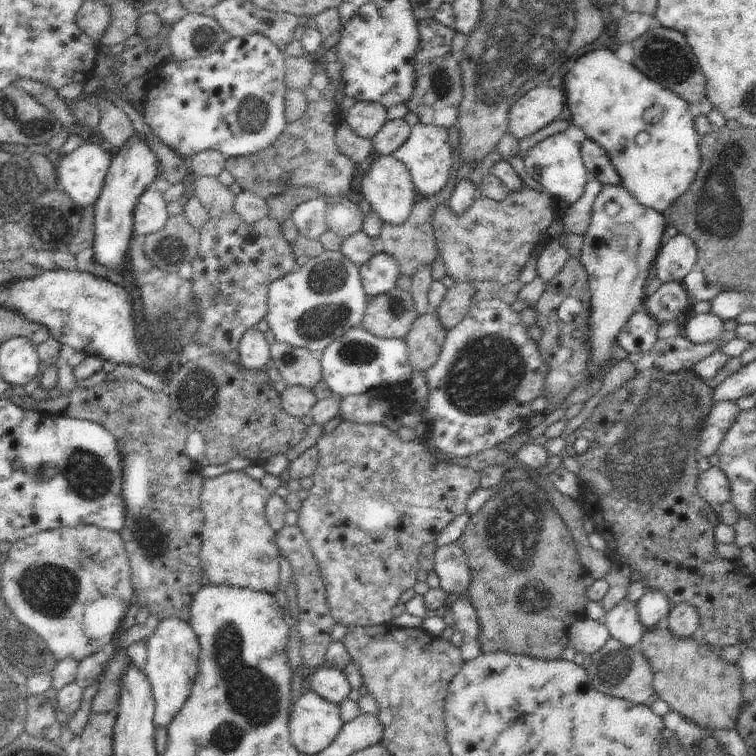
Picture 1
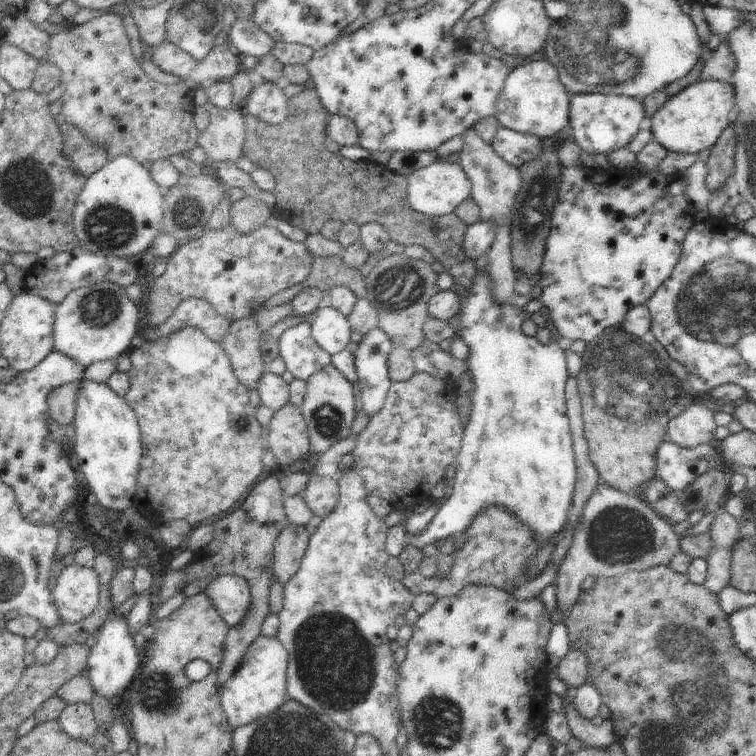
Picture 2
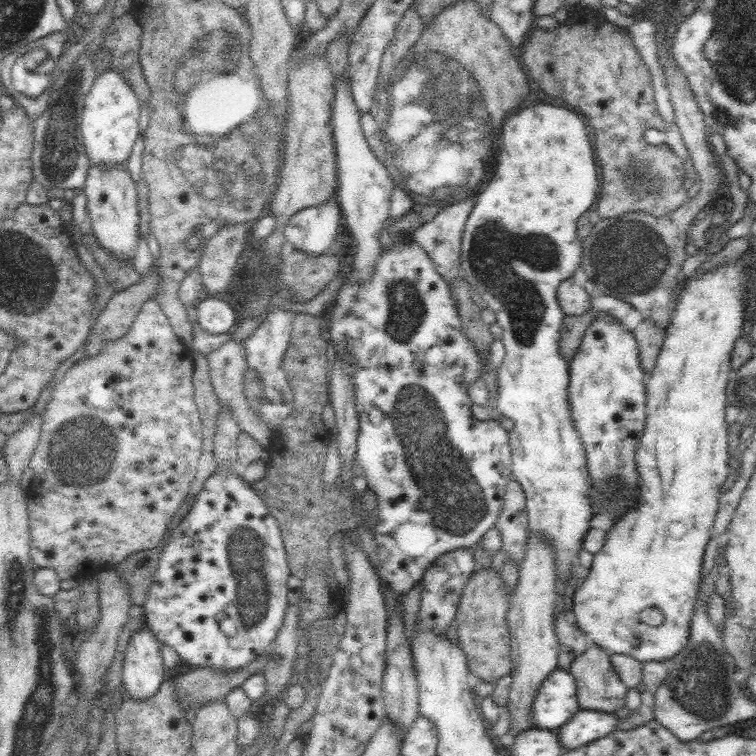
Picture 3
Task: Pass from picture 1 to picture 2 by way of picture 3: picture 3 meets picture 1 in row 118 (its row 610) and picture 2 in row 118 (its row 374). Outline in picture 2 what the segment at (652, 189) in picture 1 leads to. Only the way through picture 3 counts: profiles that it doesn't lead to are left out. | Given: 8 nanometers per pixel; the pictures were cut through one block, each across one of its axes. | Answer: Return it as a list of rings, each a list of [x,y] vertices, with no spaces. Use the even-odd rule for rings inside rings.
[[[697,80],[682,92],[670,97],[651,116],[650,130],[653,139],[673,153],[698,154],[710,149],[731,124],[728,114],[735,104],[735,92],[730,81]]]

